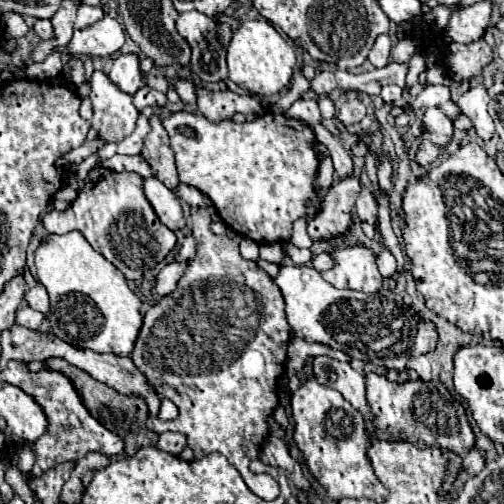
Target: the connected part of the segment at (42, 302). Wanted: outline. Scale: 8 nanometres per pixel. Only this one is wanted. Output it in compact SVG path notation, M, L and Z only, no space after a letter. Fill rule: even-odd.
M42 284L32 286L32 288L26 292L24 298L26 298L26 302L28 302L30 308L34 308L34 310L38 310L38 312L42 312L42 314L48 314L48 310L50 310L50 300L48 300L48 292L46 292L46 288L44 288Z

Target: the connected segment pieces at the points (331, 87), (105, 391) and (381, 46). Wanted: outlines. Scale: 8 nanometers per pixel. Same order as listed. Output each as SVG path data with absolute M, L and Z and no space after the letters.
M318 72L314 76L314 80L310 82L310 86L318 92L318 94L330 94L336 90L336 78L332 72Z
M50 358L44 362L44 368L46 370L56 370L56 372L62 372L66 378L70 378L70 382L74 384L76 392L82 396L82 404L86 406L86 410L90 412L90 416L94 416L100 424L104 424L110 432L118 434L124 444L126 444L126 454L134 454L138 448L142 446L156 446L158 442L158 434L156 432L150 432L146 428L146 418L148 418L148 408L144 404L142 398L138 396L124 396L124 394L118 394L114 388L94 380L90 374L82 372L80 368L68 364L66 360L62 358Z
M382 34L376 38L376 44L368 56L368 60L376 66L376 68L384 68L388 64L388 56L390 56L390 48L392 48L392 42L390 42L390 36L388 34Z

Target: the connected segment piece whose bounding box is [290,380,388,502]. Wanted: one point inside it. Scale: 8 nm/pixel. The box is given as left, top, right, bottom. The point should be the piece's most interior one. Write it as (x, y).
(331, 434)

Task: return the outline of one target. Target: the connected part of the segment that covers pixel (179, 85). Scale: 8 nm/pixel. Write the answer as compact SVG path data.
M174 80L174 88L180 96L182 102L186 104L194 104L196 102L196 92L194 92L194 84L188 80Z

